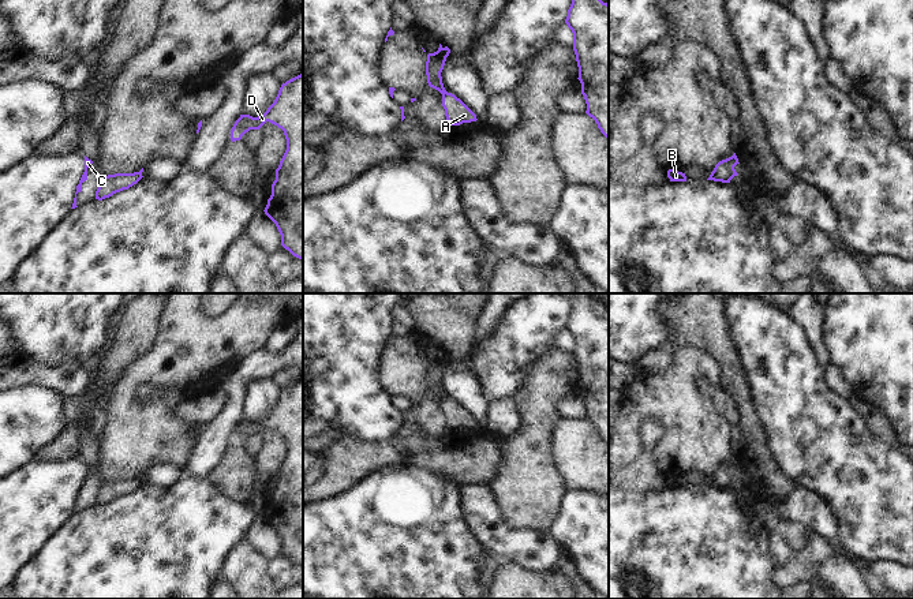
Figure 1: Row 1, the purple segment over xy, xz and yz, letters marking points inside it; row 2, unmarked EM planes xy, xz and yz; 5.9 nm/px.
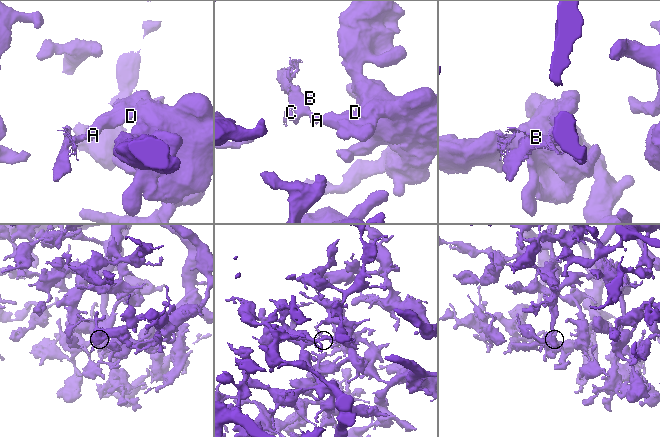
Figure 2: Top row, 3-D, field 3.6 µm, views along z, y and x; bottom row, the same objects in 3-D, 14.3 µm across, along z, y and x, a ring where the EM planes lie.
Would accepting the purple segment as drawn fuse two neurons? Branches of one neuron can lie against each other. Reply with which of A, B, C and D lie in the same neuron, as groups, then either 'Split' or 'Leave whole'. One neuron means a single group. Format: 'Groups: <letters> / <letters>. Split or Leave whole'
Groups: A D / B C. Split

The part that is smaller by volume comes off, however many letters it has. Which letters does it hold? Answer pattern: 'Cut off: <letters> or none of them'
Cut off: B, C

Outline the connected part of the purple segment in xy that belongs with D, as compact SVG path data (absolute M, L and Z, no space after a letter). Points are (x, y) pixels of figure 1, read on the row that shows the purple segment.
M303 72L281 85L274 102L263 115L240 115L231 130L231 141L240 141L246 132L259 130L266 121L284 131L287 150L276 169L272 195L263 211L276 224L281 246L303 261Z

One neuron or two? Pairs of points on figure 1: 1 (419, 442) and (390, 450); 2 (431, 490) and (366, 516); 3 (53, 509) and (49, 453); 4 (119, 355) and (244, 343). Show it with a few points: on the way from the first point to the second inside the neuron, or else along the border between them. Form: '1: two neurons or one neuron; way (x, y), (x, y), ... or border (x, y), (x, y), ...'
1: one neuron; way (412, 446), (397, 450)
2: one neuron; way (415, 506), (406, 516), (382, 516)
3: two neurons; border (77, 456), (58, 461), (32, 460)
4: two neurons; border (158, 322), (158, 334), (153, 345), (123, 374)

